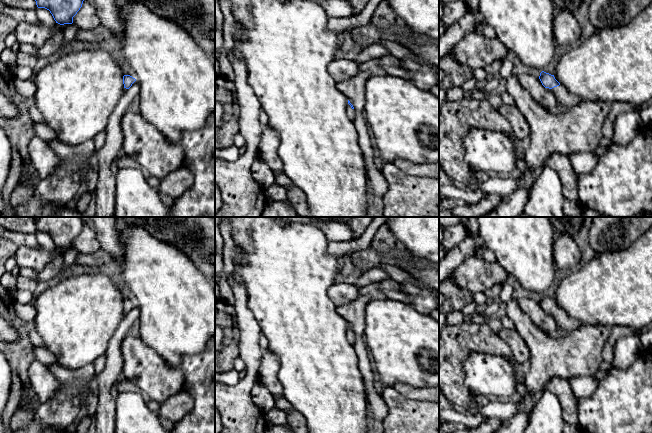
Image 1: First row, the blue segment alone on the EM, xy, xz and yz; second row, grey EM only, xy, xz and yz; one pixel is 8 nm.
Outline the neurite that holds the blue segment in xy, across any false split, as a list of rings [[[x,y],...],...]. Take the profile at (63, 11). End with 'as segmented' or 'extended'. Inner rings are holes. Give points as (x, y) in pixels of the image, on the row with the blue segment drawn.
[[[35,0],[38,8],[50,11],[56,23],[72,24],[84,0]]]; as segmented

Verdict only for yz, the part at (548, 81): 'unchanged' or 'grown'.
grown

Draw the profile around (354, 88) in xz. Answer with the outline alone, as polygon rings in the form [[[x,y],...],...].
[[[358,72],[350,79],[336,83],[337,89],[350,101],[356,113],[363,113],[366,101],[365,85],[368,78],[368,72]]]

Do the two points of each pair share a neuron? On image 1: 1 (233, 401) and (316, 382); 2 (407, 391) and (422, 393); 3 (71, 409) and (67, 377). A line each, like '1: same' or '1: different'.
1: different
2: same
3: same

